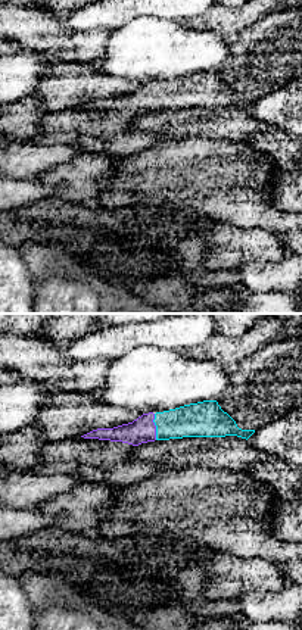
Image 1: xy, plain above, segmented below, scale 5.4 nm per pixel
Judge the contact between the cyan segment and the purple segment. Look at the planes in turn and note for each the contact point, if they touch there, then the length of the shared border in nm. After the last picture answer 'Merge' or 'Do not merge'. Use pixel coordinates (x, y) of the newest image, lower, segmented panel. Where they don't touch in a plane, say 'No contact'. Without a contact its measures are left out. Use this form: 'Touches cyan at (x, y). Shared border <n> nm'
Touches cyan at (156, 427). Shared border 140 nm

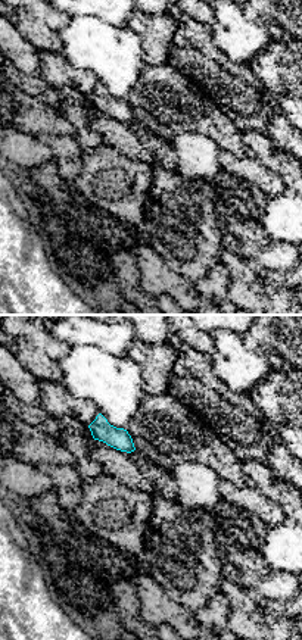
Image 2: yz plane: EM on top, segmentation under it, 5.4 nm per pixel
No contact

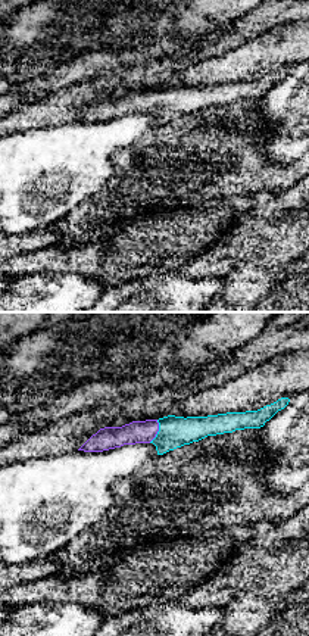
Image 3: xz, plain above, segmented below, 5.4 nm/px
Touches cyan at (158, 432). Shared border 140 nm

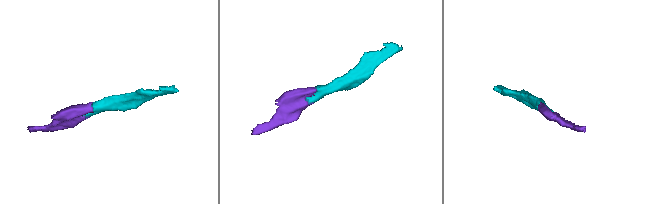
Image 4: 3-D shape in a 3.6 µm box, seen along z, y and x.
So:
Merge

